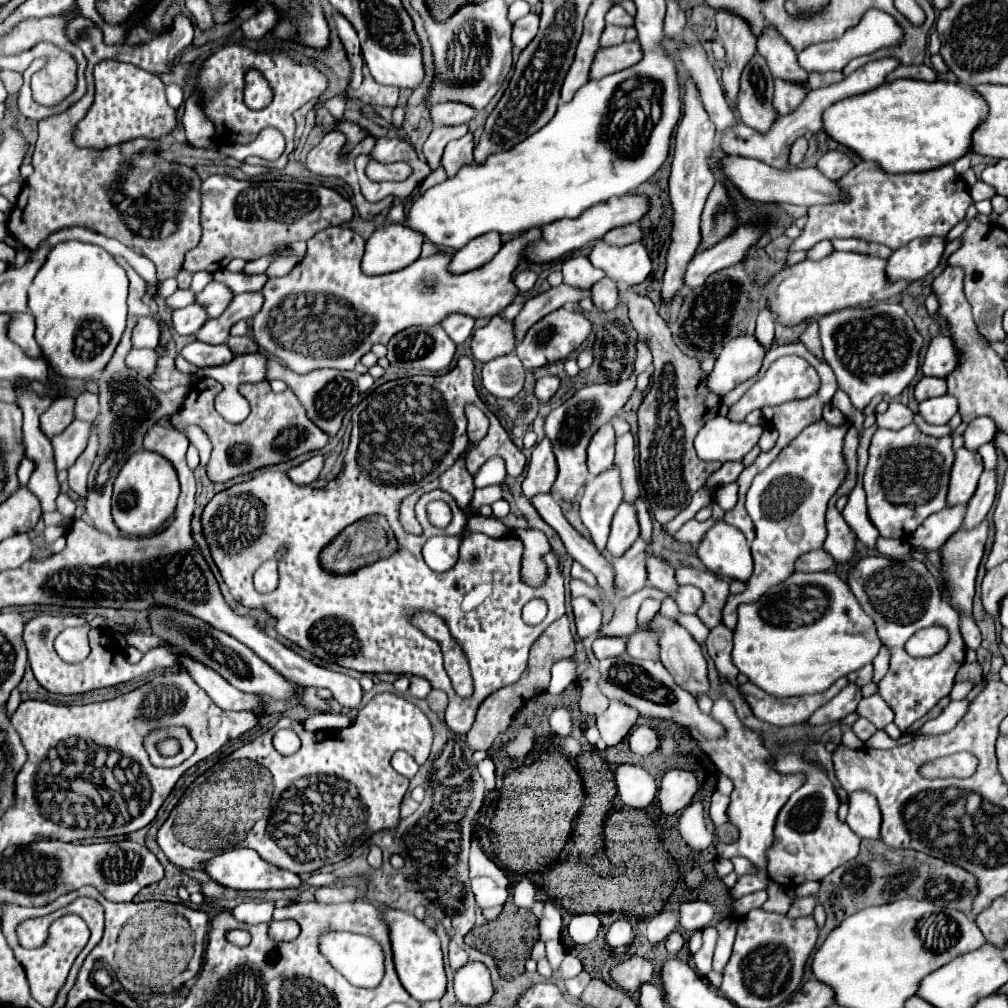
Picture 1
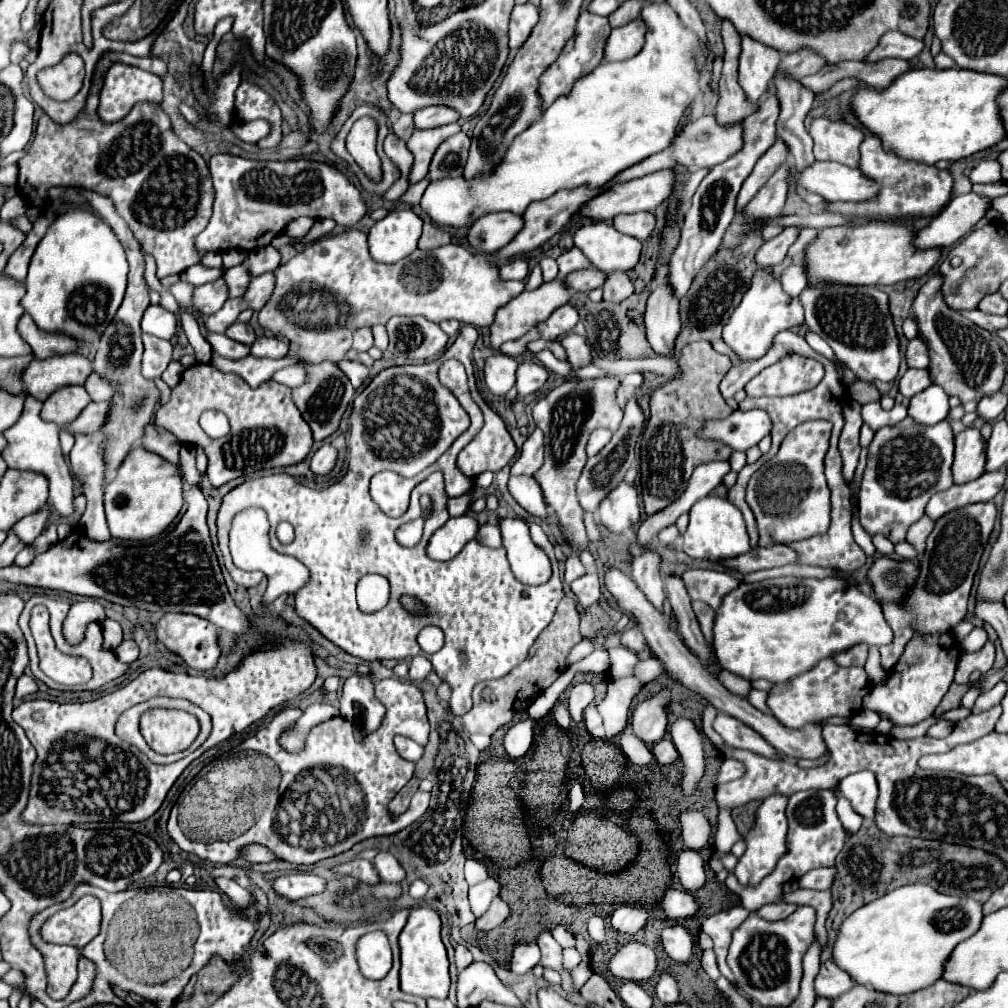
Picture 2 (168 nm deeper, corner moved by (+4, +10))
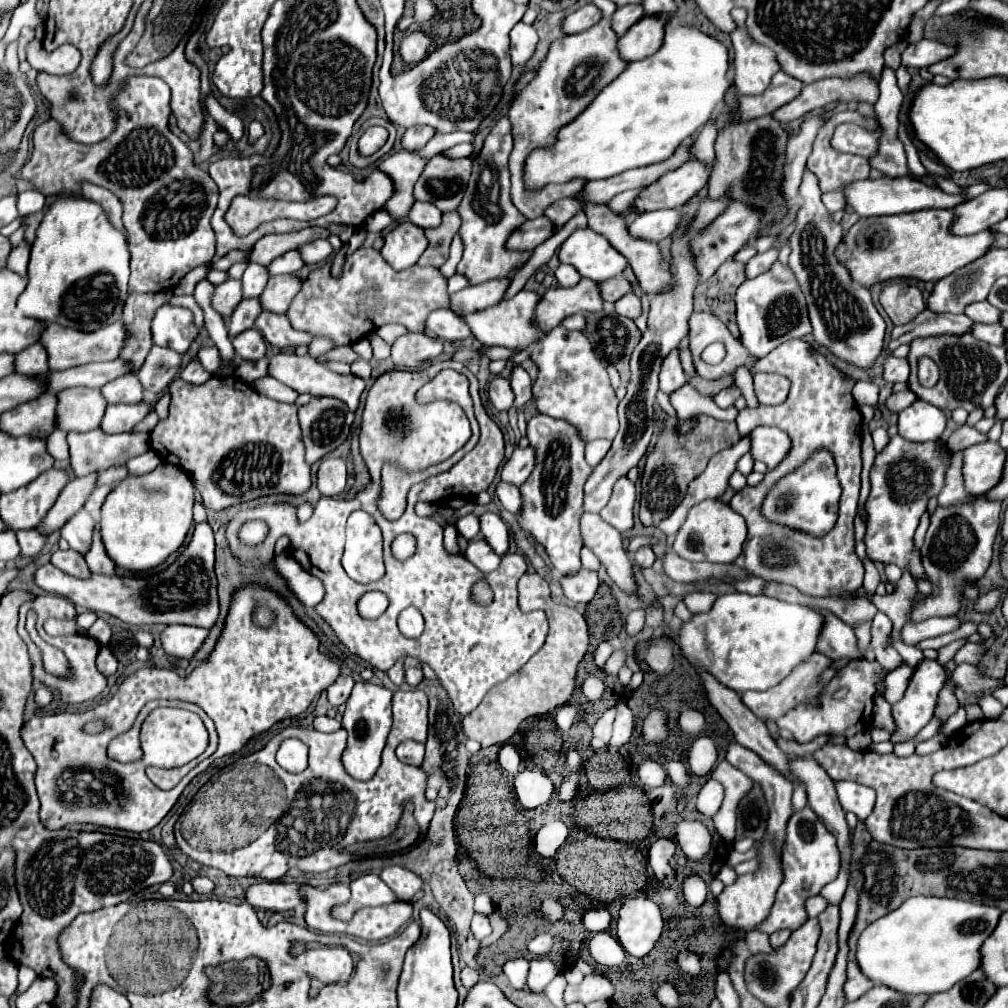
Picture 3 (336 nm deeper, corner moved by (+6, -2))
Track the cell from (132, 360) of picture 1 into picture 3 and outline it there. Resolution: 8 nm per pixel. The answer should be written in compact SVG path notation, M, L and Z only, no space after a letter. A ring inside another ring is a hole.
M153 345L137 377L143 389L163 393L169 387L169 383L179 375L179 371L181 371L181 355L173 349Z

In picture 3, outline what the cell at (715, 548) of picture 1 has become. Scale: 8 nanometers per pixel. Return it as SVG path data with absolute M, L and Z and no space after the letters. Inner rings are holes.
M707 499L691 507L687 521L677 533L673 543L673 551L687 561L709 561L709 563L733 563L743 551L743 543L747 537L745 519L735 513L727 503L717 499Z

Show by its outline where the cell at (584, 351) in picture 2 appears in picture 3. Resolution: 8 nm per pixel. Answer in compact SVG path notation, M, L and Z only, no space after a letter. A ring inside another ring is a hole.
M561 325L551 329L531 351L531 359L539 365L539 377L533 383L533 397L539 413L567 419L577 427L585 441L603 437L613 439L619 421L617 405L619 399L609 383L605 365L595 357L591 343L581 331L567 331Z

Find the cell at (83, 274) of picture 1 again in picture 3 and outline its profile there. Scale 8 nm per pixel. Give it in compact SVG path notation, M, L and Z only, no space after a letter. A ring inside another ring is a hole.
M59 197L47 209L31 247L27 287L17 301L23 317L77 331L97 331L121 319L127 299L129 249L103 209L85 199Z

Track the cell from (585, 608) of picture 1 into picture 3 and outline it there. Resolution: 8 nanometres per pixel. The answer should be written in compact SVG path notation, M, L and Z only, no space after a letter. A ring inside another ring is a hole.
M581 569L575 575L563 577L561 585L563 585L563 591L565 591L567 599L571 599L575 603L589 603L593 599L593 595L597 593L599 579L597 579L595 571Z

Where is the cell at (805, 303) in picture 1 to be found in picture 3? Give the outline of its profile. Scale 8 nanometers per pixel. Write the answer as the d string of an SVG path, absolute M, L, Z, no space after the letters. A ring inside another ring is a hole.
M923 209L889 217L869 217L865 221L857 221L843 235L835 255L839 257L839 263L847 267L851 279L865 289L889 279L939 281L955 269L985 255L993 243L991 231L981 231L967 237L951 235L951 219L951 209Z

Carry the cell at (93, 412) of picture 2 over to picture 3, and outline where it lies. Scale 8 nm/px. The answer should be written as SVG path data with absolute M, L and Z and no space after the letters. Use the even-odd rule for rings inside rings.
M135 403L135 405L109 405L107 413L99 425L103 433L125 433L131 431L147 413L149 405Z

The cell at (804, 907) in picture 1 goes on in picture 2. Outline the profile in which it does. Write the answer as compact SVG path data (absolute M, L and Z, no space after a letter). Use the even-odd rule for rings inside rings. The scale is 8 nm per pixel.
M777 903L777 905L765 905L757 911L757 915L765 921L779 921L779 919L785 919L789 917L797 907L795 905L789 905L789 903Z

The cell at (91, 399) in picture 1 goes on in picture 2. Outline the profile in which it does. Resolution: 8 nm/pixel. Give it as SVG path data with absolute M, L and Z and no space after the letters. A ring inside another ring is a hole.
M99 373L89 375L89 381L85 381L85 389L93 401L107 401L113 397L113 385Z

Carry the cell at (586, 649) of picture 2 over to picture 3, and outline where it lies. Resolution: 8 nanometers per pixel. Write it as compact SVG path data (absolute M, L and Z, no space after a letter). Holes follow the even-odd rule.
M603 641L603 643L599 643L599 647L595 649L595 653L593 653L593 659L595 659L595 665L597 667L603 667L603 663L607 661L607 657L613 653L613 647L607 643L607 641Z

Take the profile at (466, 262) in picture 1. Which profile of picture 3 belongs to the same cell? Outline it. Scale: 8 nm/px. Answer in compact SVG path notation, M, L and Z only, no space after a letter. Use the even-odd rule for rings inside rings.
M537 217L537 219L525 221L521 227L517 227L511 233L511 237L507 239L507 249L533 251L539 243L543 243L551 235L553 235L553 227L547 221L547 217Z

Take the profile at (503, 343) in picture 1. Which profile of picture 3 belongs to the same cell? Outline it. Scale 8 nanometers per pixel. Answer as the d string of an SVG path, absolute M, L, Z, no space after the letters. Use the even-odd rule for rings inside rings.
M581 279L575 287L551 287L547 289L533 313L533 325L541 333L549 333L565 317L583 313L583 311L601 311L599 287L591 279Z

